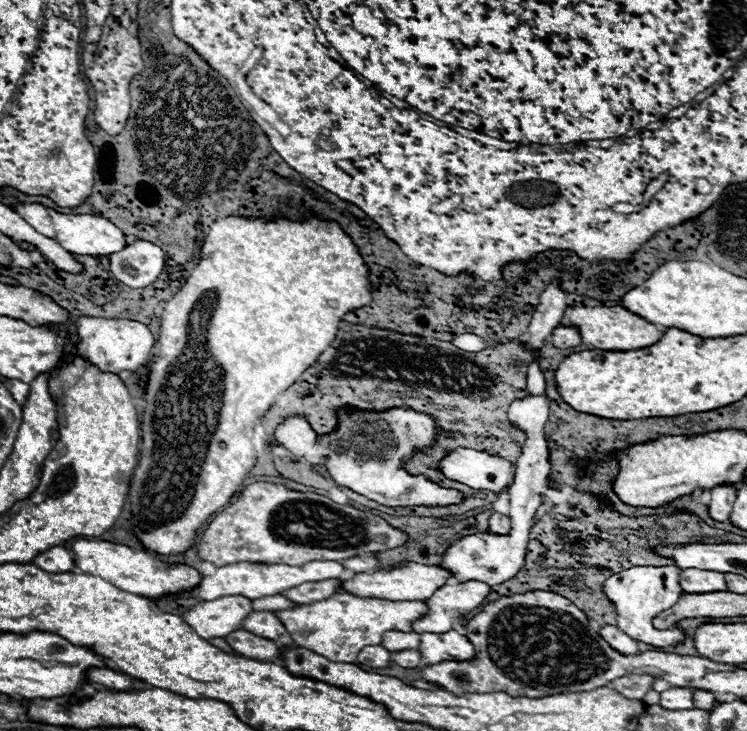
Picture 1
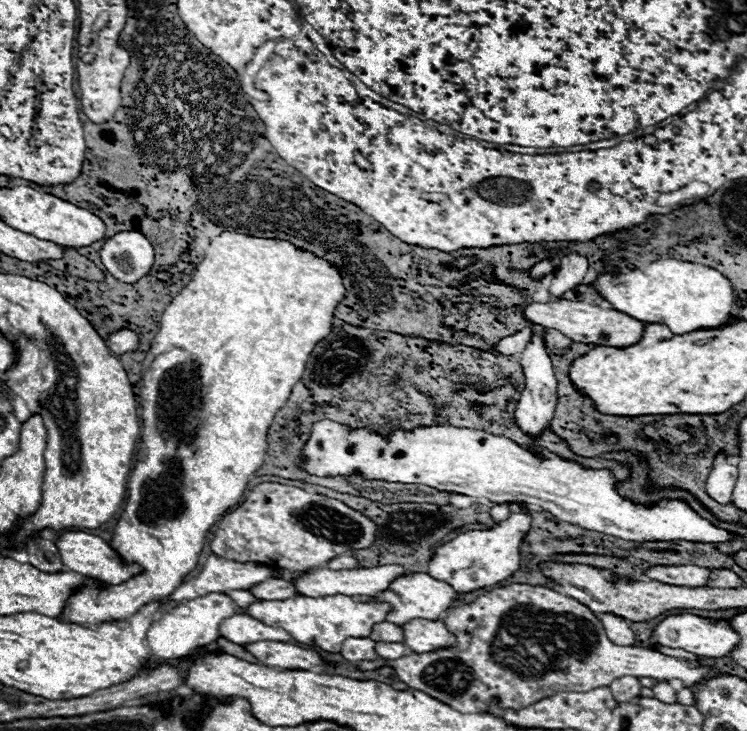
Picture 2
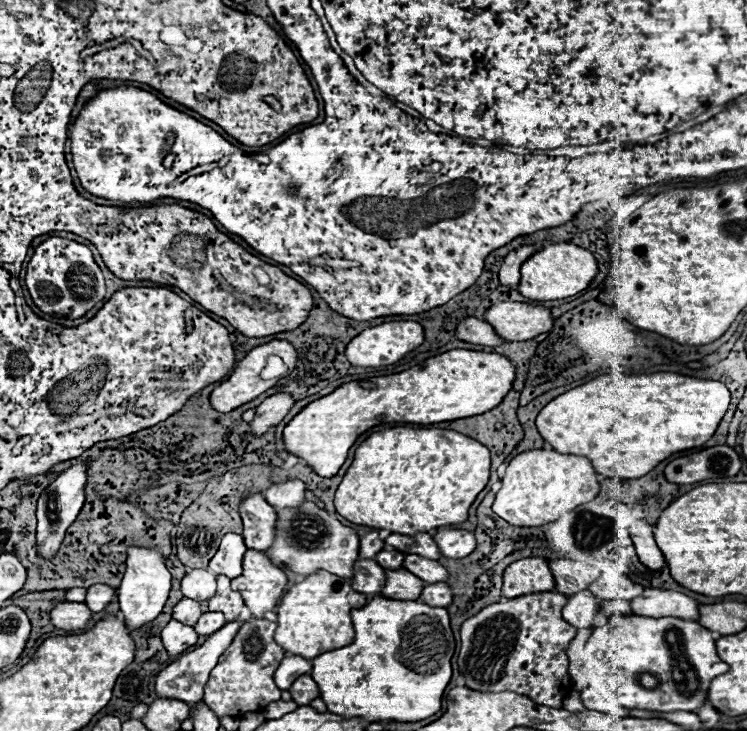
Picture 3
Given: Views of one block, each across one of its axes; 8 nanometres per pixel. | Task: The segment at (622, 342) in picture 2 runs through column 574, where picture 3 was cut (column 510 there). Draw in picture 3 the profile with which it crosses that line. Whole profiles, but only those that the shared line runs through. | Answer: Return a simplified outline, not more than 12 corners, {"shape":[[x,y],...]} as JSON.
{"shape":[[496,302],[486,322],[508,342],[552,330],[550,310]]}

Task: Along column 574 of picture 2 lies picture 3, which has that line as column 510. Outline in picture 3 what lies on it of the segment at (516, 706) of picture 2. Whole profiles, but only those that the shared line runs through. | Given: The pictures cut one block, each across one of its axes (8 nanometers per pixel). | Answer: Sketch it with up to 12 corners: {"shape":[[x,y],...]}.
{"shape":[[566,596],[486,606],[460,628],[480,692],[570,694]]}

